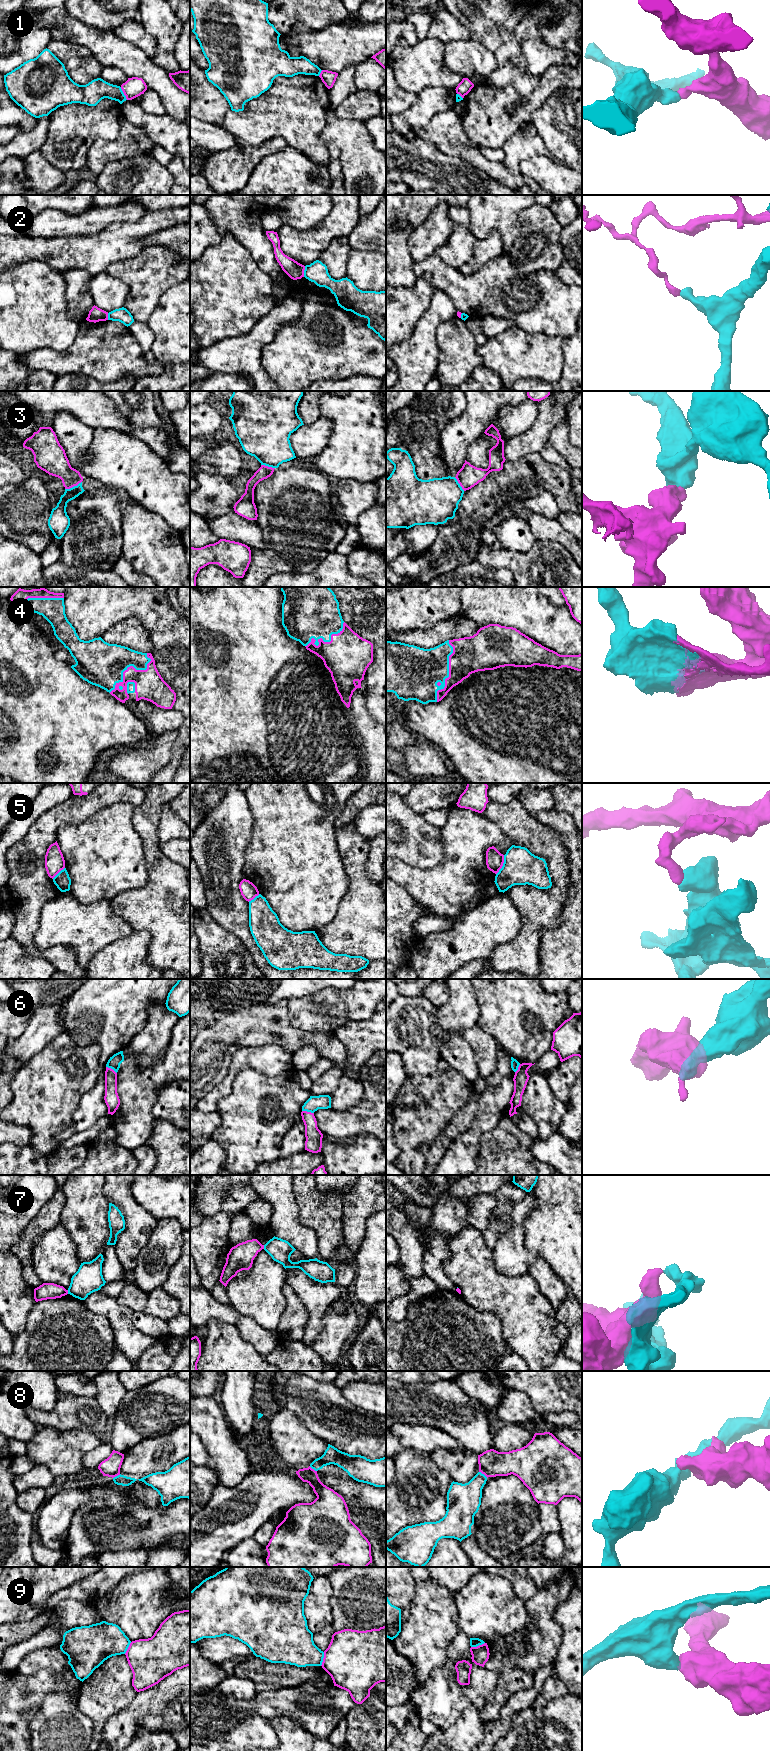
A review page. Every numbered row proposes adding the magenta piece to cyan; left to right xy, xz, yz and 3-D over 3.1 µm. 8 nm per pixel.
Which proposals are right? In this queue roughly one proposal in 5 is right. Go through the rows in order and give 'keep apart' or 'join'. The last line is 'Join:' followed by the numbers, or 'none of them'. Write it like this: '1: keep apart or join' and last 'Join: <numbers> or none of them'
1: keep apart
2: keep apart
3: keep apart
4: join
5: keep apart
6: keep apart
7: keep apart
8: keep apart
9: keep apart
Join: 4

